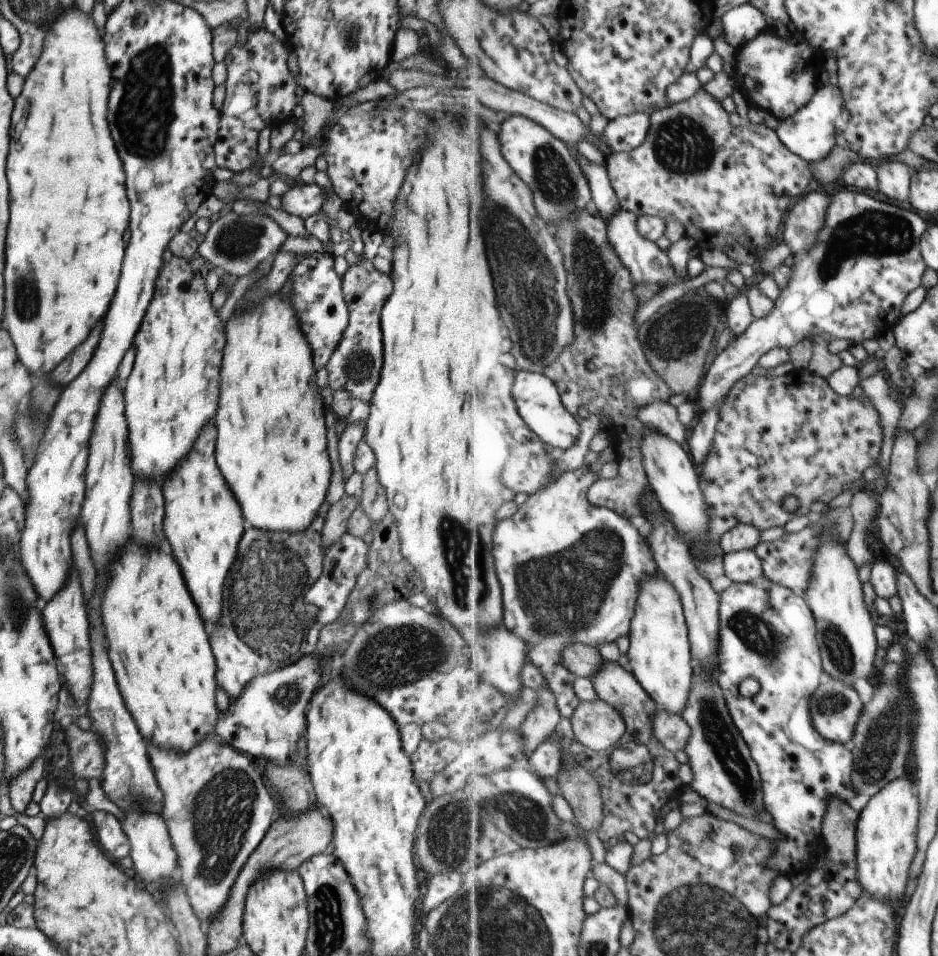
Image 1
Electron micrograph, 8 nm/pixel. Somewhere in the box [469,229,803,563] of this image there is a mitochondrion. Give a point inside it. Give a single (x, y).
(675, 335)

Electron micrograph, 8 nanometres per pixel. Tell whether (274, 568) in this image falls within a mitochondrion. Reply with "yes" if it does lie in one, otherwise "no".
yes

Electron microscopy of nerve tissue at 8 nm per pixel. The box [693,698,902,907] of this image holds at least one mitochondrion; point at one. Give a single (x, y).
(888, 732)

